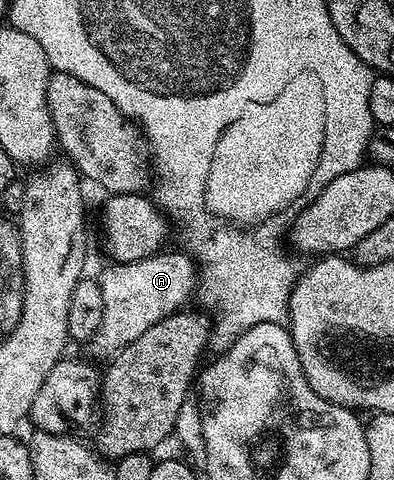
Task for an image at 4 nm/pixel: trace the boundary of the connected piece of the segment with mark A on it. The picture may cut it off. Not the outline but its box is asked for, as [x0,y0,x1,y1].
[87,249,199,360]

